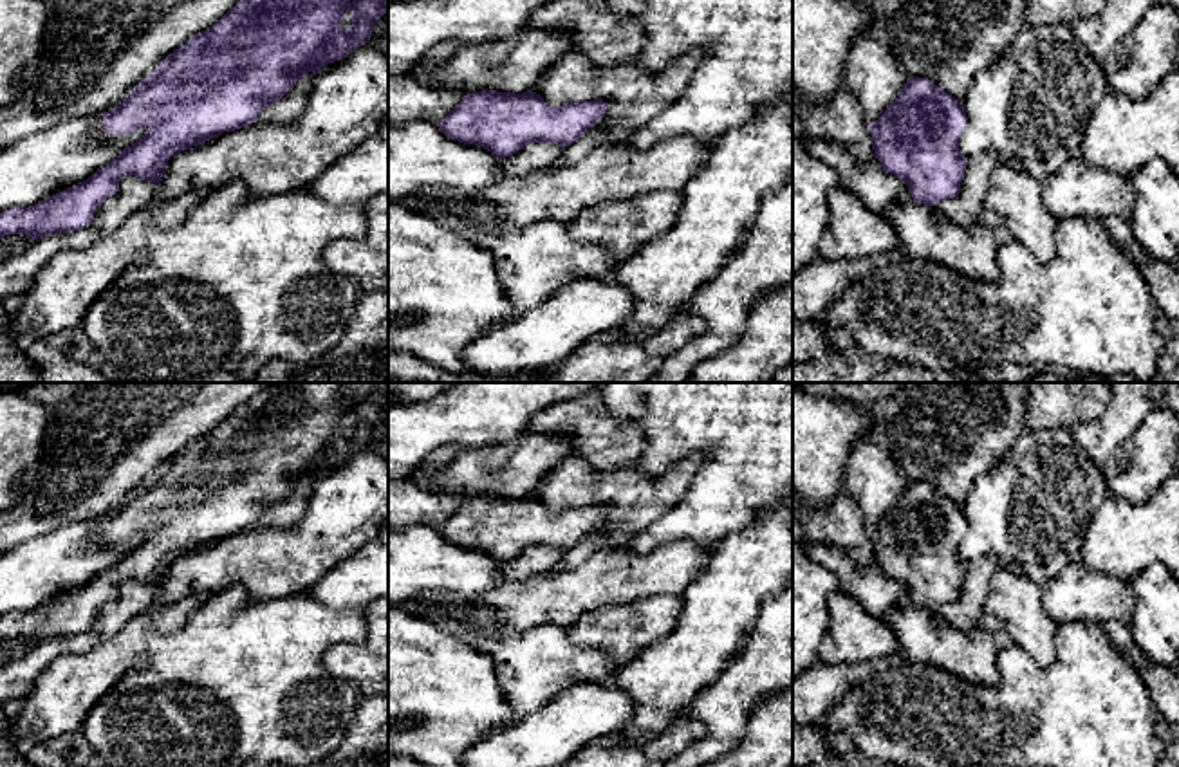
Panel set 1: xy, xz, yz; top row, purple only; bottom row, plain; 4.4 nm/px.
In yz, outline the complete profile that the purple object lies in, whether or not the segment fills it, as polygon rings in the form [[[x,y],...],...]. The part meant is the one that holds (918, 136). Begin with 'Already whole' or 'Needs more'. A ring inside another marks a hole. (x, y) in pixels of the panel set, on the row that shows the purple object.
Already whole. [[[906,78],[897,99],[868,125],[874,157],[887,173],[908,186],[910,197],[926,206],[950,200],[959,195],[966,171],[966,157],[961,153],[961,135],[968,125],[964,105],[941,90],[928,78]]]

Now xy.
Already whole. [[[240,0],[209,29],[159,61],[117,106],[103,112],[103,130],[108,135],[117,137],[146,126],[150,130],[78,186],[31,208],[2,211],[0,240],[5,235],[29,235],[34,242],[47,235],[85,229],[101,204],[117,193],[125,177],[135,175],[159,186],[173,155],[255,123],[264,108],[289,94],[305,74],[320,74],[321,67],[370,43],[386,9],[388,0]]]

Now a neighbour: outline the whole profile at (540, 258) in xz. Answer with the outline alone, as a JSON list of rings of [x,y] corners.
[[[554,220],[533,222],[515,235],[480,238],[495,258],[500,283],[511,300],[509,321],[525,316],[578,278],[612,278],[617,262],[599,244],[572,238],[571,226]]]

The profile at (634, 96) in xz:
[[[572,51],[551,65],[534,81],[531,90],[540,94],[543,101],[554,108],[574,101],[605,101],[608,110],[596,126],[603,128],[610,141],[619,141],[679,101],[679,97],[688,88],[701,60],[701,52],[688,52],[675,58],[664,70],[652,74],[639,67],[636,61],[594,65],[578,51]]]

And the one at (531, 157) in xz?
[[[534,143],[527,144],[516,153],[502,159],[502,173],[504,175],[518,175],[538,171],[558,161],[562,153],[562,146],[549,143]]]

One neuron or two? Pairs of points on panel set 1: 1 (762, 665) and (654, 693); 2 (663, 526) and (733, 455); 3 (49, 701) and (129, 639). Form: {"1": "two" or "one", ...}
{"1": "two", "2": "one", "3": "one"}

